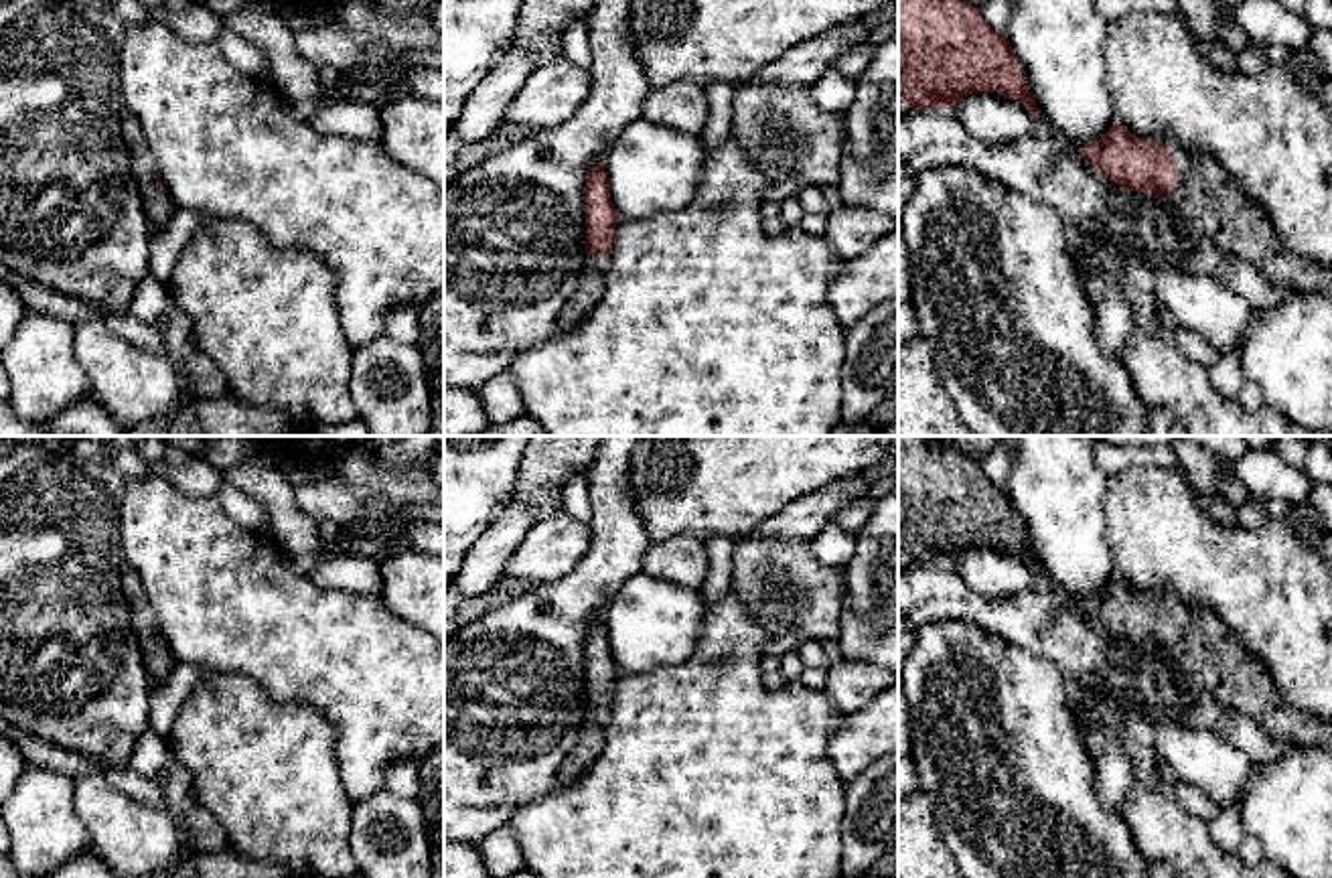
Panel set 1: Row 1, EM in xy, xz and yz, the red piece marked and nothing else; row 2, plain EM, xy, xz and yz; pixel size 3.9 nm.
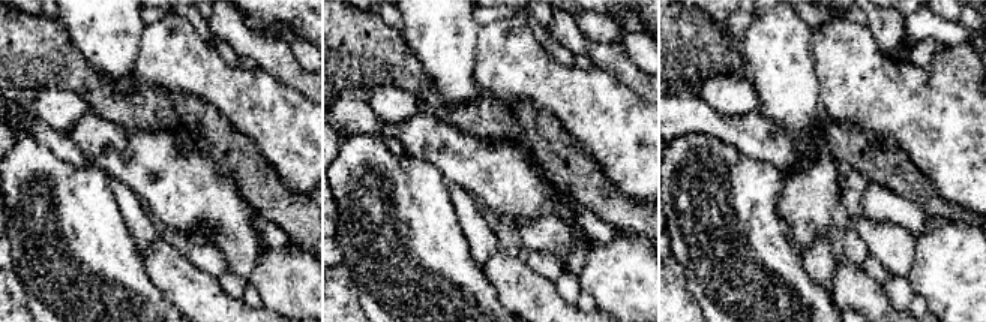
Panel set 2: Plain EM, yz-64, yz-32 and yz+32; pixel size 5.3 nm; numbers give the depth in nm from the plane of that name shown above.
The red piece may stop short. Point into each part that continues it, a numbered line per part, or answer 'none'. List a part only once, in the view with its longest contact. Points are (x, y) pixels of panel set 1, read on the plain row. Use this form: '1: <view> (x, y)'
1: yz (1207, 657)

